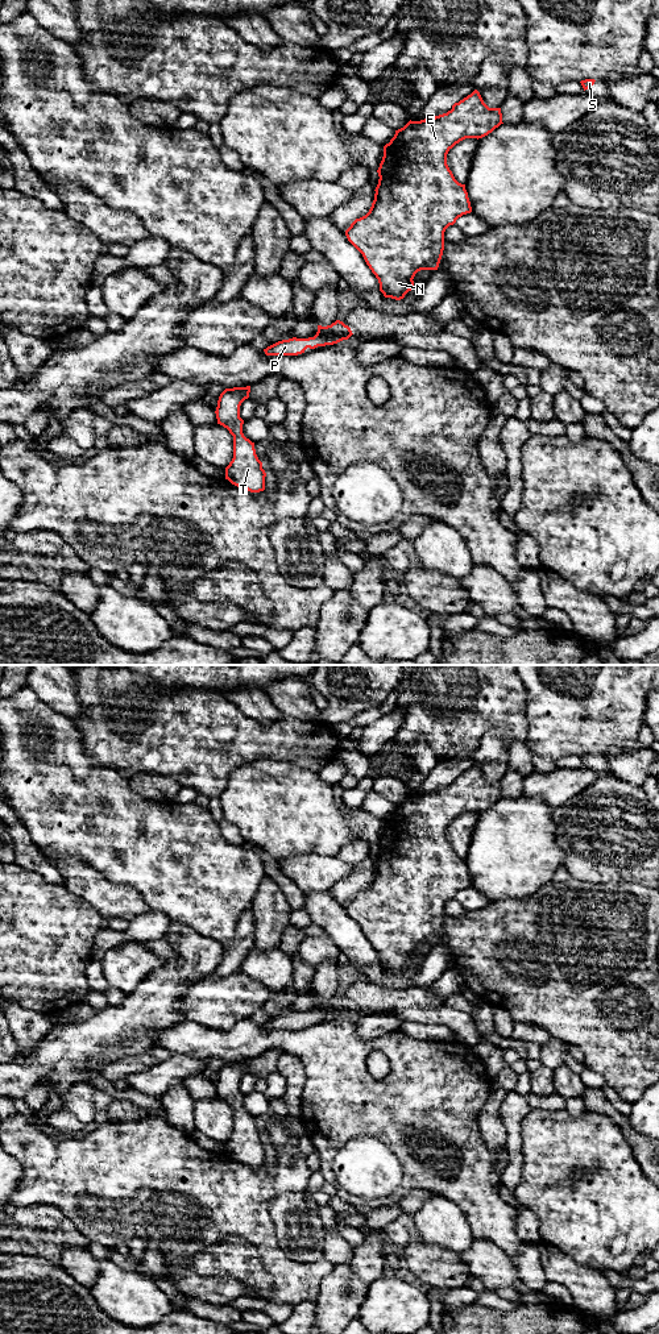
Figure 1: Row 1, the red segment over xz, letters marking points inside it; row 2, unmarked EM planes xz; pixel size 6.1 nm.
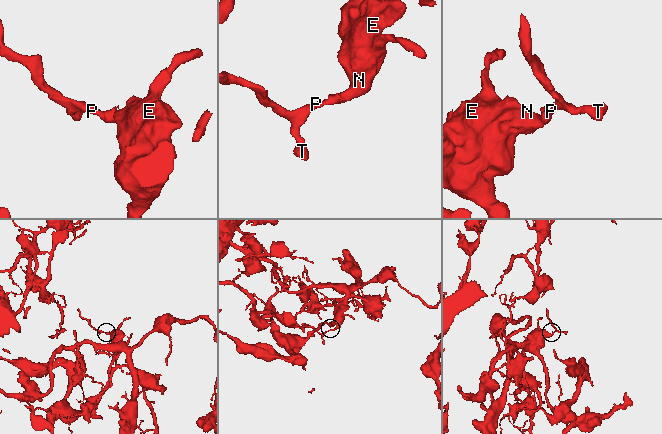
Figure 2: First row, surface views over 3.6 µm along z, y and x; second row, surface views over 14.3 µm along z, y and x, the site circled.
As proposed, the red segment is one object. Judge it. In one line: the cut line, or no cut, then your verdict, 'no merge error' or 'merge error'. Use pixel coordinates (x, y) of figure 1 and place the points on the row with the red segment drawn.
cut none; no merge error

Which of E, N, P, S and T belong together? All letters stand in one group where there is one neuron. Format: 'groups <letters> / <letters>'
groups E N P S T

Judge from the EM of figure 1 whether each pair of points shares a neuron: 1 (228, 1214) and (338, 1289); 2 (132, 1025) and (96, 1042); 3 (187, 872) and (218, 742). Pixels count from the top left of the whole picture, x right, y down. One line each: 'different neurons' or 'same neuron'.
1: different neurons
2: same neuron
3: different neurons

